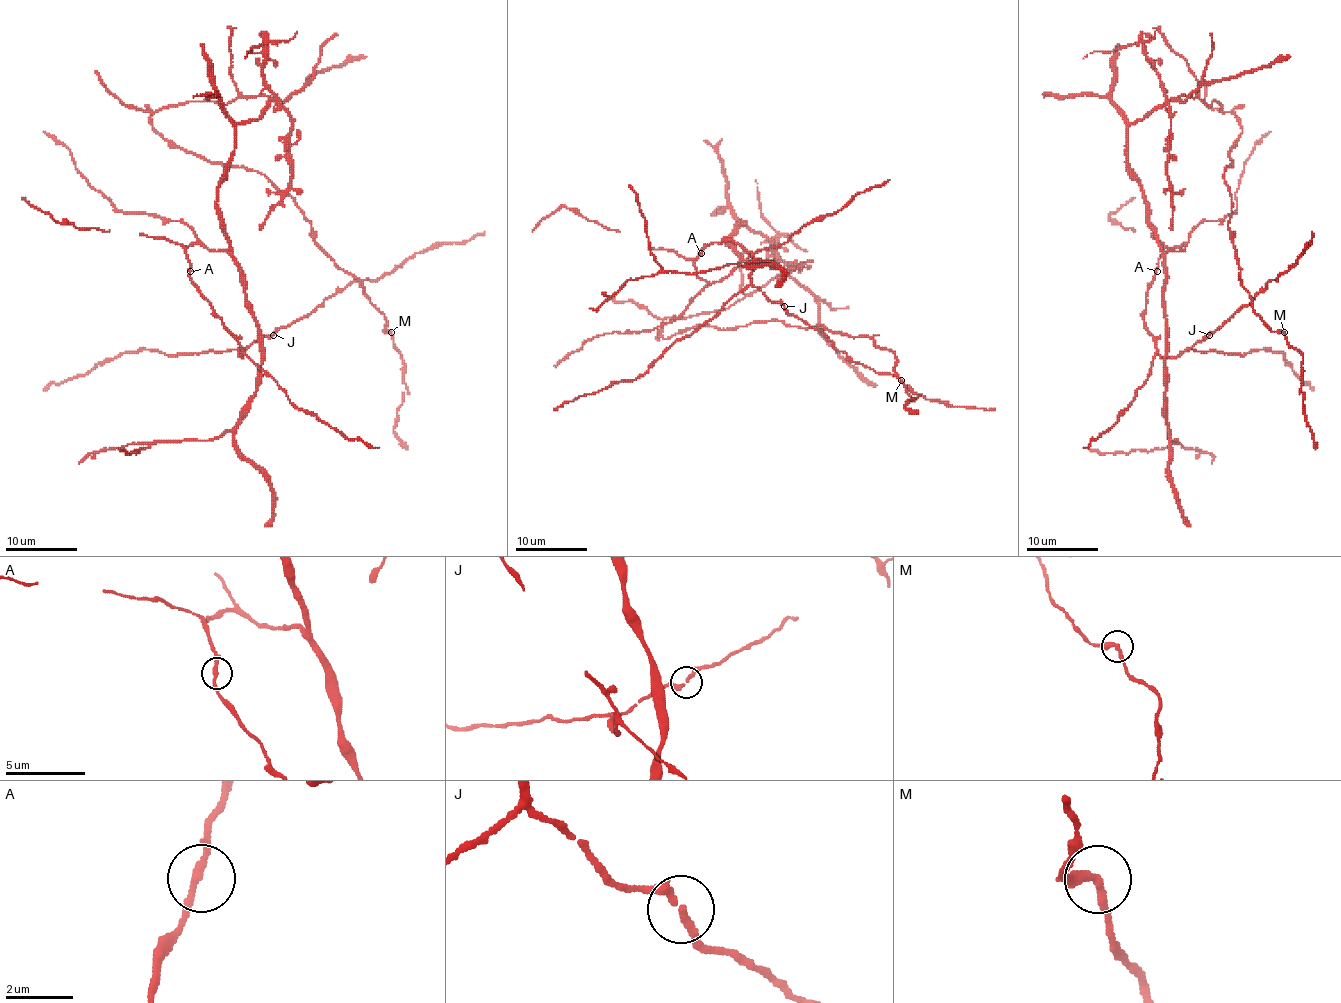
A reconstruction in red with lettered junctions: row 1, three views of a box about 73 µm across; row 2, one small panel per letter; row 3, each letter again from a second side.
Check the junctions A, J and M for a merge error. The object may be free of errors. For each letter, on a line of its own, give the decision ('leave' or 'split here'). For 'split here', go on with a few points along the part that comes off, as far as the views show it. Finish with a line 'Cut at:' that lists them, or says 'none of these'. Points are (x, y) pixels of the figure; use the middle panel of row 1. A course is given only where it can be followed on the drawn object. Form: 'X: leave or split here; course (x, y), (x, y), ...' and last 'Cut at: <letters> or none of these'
A: leave
J: leave
M: leave
Cut at: none of these

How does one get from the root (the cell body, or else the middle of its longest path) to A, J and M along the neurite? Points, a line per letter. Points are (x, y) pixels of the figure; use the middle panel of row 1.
A: (763, 235), (741, 224), (727, 240), (739, 255), (739, 264), (713, 283), (696, 274), (695, 262), (700, 253)
J: (763, 235), (741, 224), (727, 240), (739, 264), (713, 283), (696, 274), (707, 244), (734, 240), (784, 306)
M: (763, 235), (777, 276), (723, 310), (666, 317), (661, 335), (821, 324), (889, 349), (902, 380)

